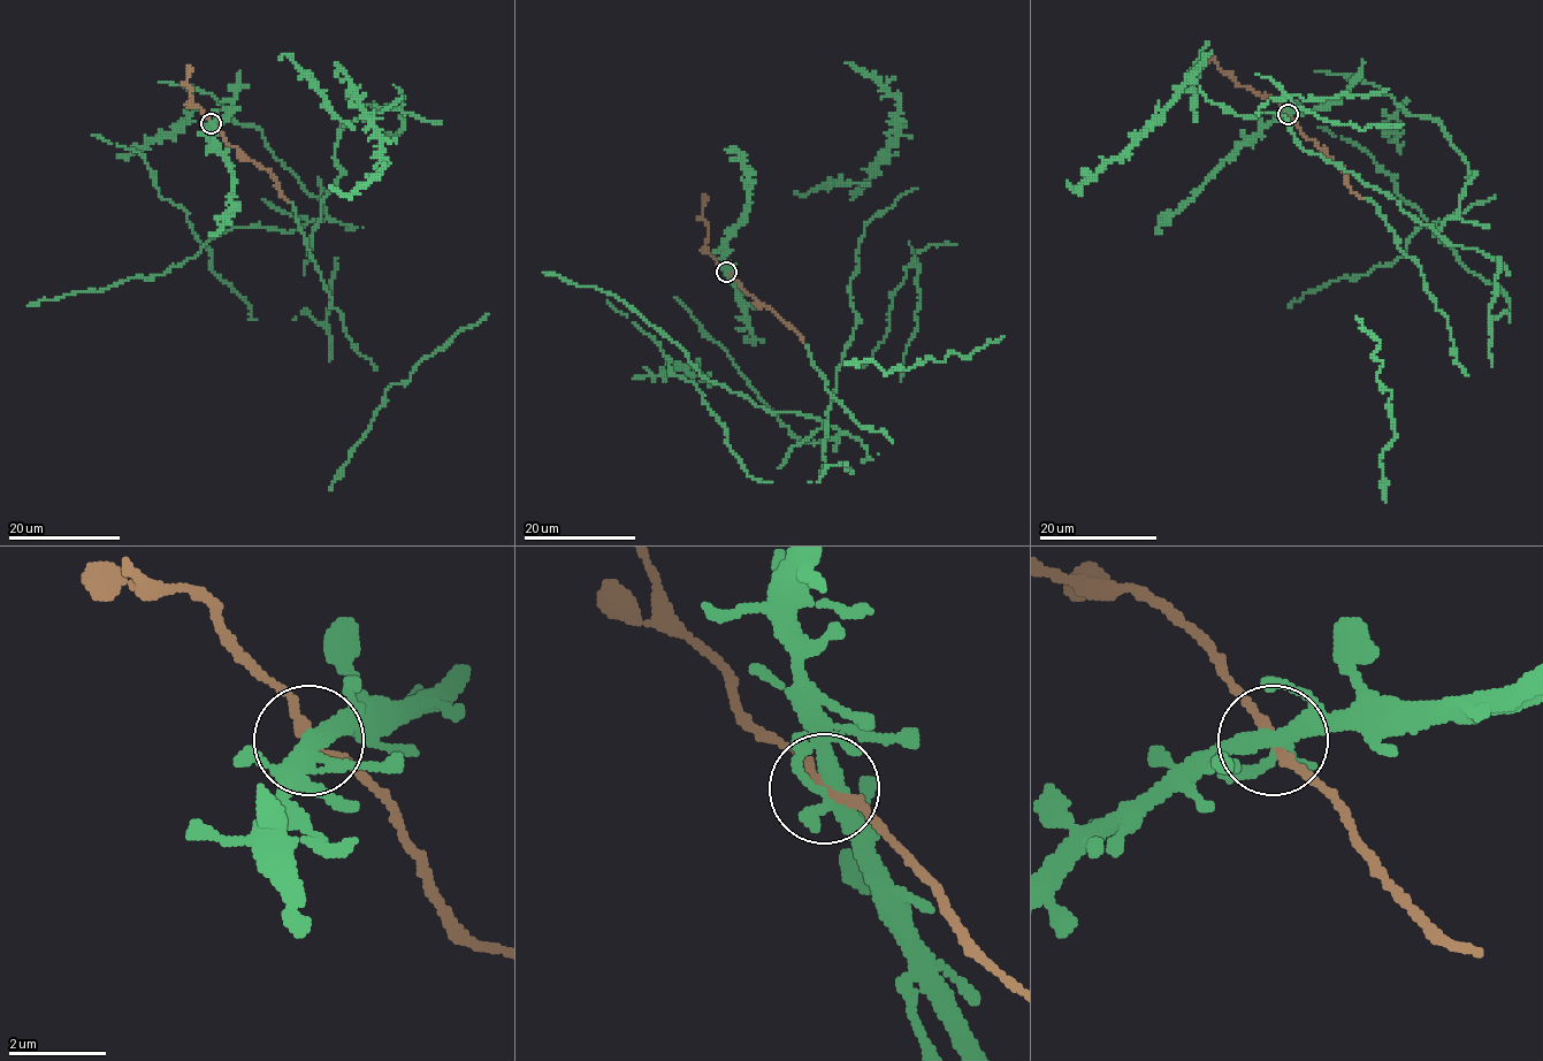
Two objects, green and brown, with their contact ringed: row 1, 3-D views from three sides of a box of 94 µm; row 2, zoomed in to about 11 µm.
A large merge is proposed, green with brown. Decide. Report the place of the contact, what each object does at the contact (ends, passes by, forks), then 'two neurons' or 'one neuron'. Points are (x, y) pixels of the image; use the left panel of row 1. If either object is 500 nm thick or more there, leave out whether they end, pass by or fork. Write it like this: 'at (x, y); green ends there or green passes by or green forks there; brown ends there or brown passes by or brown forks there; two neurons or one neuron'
at (211, 123); green passes by; brown passes by; one neuron

